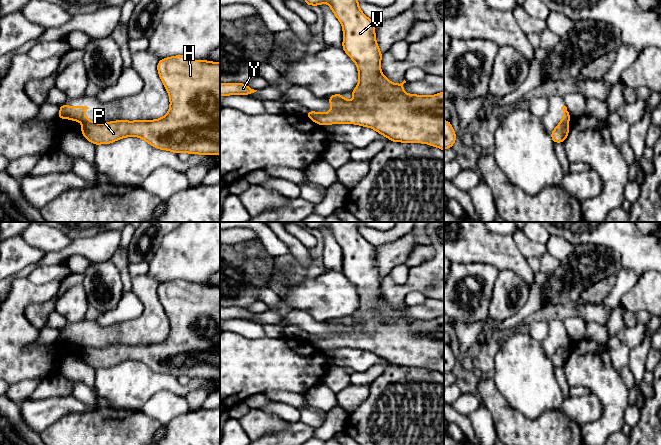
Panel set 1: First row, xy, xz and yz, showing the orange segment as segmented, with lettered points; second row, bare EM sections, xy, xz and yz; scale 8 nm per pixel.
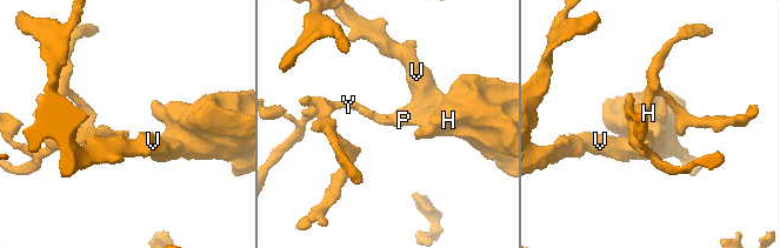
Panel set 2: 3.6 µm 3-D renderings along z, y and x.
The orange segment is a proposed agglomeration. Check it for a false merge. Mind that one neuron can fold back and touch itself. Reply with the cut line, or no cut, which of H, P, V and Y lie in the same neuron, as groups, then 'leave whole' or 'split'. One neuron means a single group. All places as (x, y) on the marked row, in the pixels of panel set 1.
cut xy (96, 123), (83, 124); groups H P V / Y; split

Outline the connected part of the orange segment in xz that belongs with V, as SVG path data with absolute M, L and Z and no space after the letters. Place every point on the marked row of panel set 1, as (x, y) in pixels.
M305 0L305 2L308 6L320 6L324 2L328 3L343 27L342 49L357 64L359 74L357 87L349 92L356 97L355 100L345 100L343 94L331 95L328 97L331 106L330 112L318 113L307 111L307 116L310 116L314 122L321 126L341 123L362 125L374 129L393 142L425 143L444 151L444 92L432 96L407 94L403 91L403 84L406 83L405 80L400 84L393 84L382 74L380 63L383 54L379 51L379 46L376 42L375 22L370 20L360 10L358 0Z

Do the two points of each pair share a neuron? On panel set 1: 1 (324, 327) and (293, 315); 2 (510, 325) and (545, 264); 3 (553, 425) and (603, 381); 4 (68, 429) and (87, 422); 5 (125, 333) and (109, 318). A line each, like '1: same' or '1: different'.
1: same
2: same
3: different
4: same
5: different

